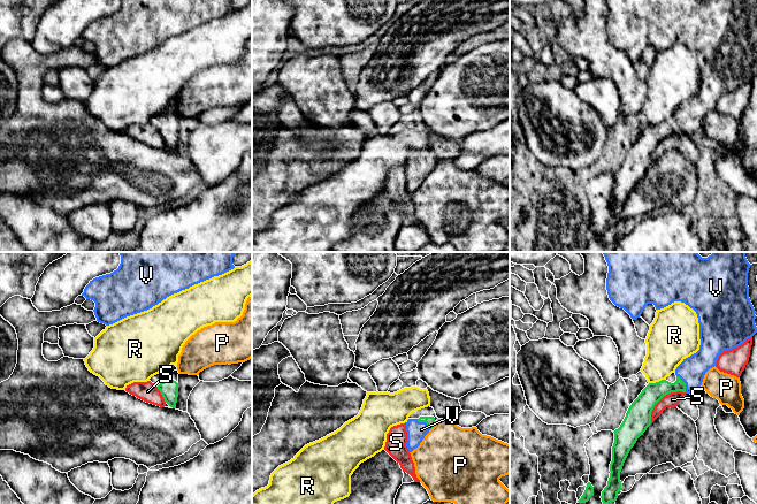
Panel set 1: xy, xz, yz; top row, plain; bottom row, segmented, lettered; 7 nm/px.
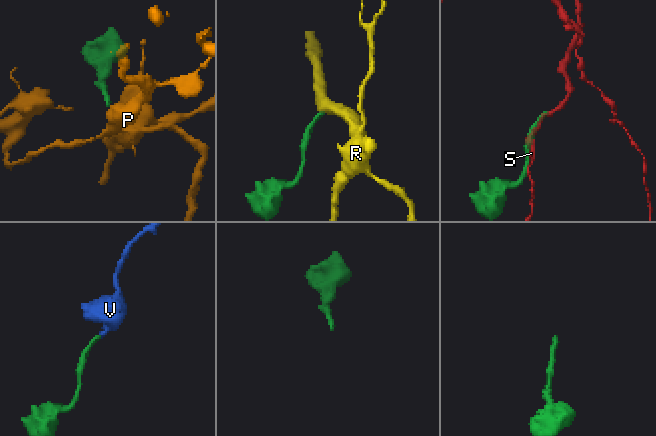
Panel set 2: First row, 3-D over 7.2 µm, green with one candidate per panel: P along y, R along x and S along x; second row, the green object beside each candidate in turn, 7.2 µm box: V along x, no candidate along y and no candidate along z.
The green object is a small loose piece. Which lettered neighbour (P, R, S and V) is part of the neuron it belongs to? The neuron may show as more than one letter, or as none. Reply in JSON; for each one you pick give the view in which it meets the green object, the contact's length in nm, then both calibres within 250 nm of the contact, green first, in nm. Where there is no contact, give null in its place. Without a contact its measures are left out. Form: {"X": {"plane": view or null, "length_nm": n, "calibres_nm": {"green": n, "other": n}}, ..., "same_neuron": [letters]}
{"V": {"plane": "yz", "length_nm": 140, "calibres_nm": {"green": 140, "other": 190}}, "same_neuron": ["V"]}

